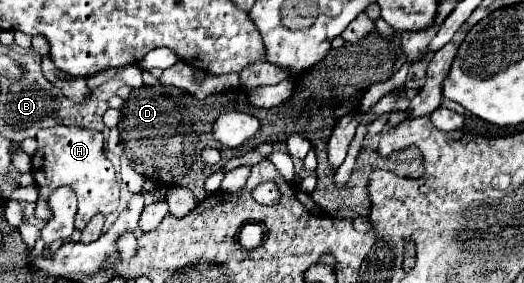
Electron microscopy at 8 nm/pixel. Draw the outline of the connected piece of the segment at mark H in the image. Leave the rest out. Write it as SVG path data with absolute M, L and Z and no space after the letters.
M56 125L52 129L40 129L36 135L38 149L32 155L32 175L38 187L38 201L36 201L36 219L48 221L50 209L46 205L46 199L52 189L60 185L68 185L78 195L78 215L76 215L76 227L82 229L90 221L92 215L102 213L110 215L118 207L120 187L116 181L116 169L104 155L104 137L100 131L86 129L86 127L66 127Z

